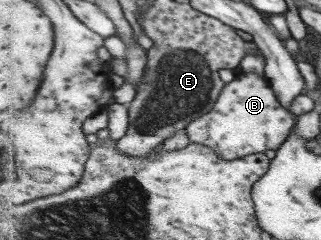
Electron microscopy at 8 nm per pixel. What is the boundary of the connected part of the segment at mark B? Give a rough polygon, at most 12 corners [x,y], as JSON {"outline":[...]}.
{"outline":[[239,72],[191,142],[227,160],[277,151],[297,118],[268,79]]}

